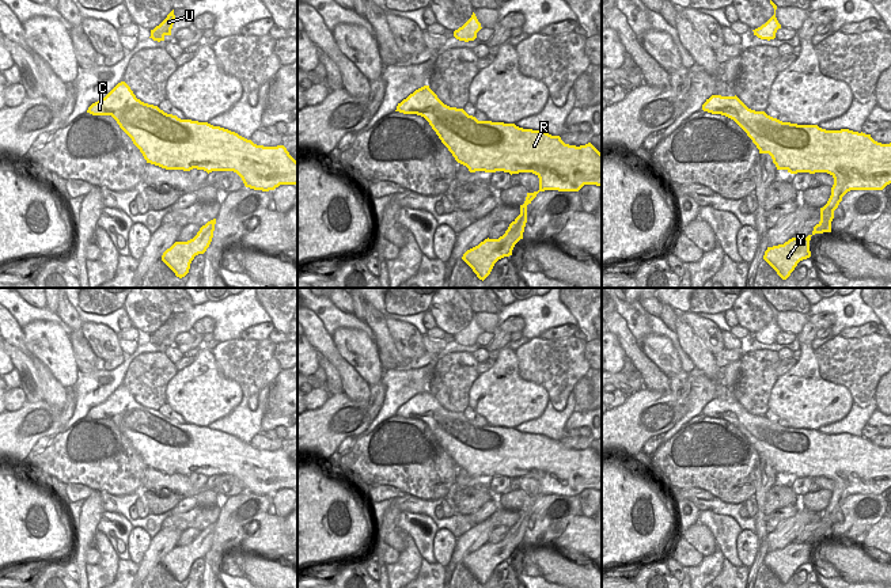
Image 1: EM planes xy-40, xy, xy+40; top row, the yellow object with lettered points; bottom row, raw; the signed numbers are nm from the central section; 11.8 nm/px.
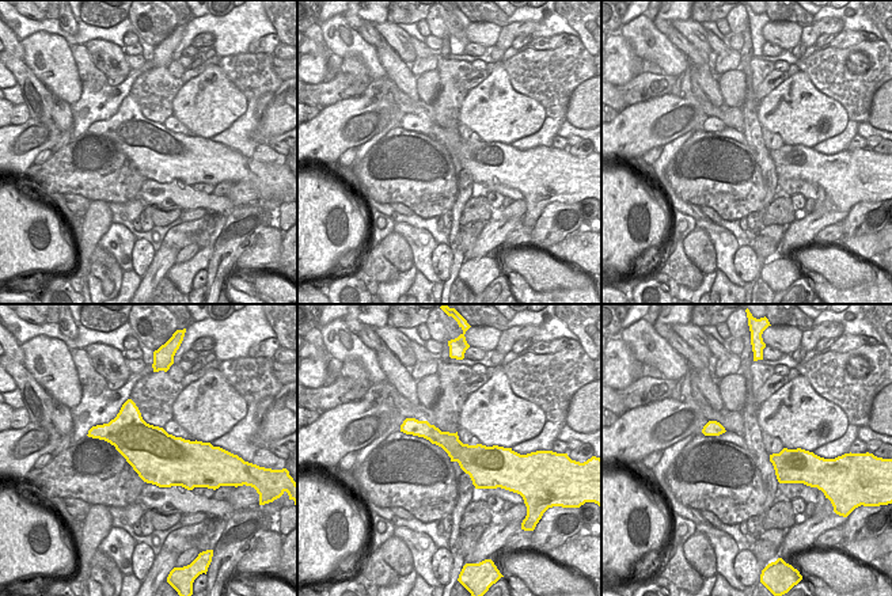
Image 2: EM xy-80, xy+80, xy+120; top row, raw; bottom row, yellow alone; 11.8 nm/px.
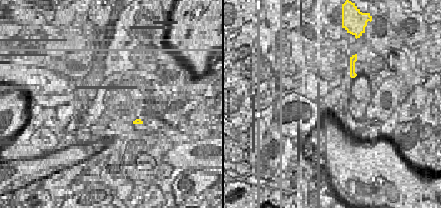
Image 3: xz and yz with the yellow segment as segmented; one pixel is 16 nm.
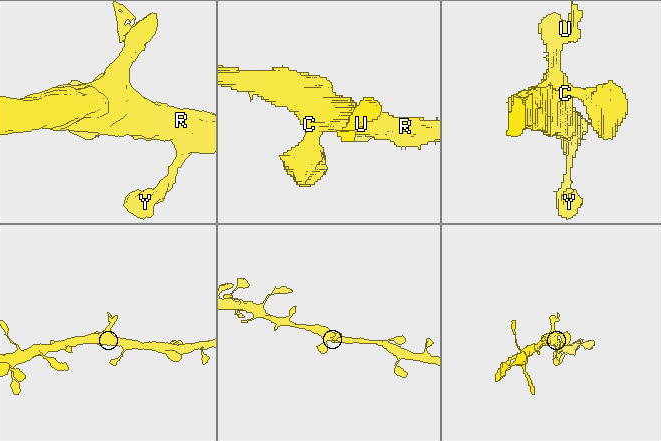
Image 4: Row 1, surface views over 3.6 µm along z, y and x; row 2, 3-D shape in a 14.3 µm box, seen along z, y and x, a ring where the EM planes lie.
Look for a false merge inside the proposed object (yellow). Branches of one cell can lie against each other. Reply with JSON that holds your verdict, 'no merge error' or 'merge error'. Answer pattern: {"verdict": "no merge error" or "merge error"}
{"verdict": "no merge error"}

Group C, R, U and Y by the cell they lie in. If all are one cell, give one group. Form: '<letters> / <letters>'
C R U Y

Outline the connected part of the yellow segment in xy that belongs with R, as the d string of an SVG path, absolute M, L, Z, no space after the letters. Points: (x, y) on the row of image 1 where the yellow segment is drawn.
M424 86L410 94L398 103L395 111L424 117L455 160L466 166L470 172L504 171L511 175L532 172L539 178L539 190L527 193L524 204L520 205L520 215L509 224L505 234L498 239L488 238L463 254L462 259L482 281L490 274L498 259L512 255L515 244L523 239L527 223L527 205L531 204L539 191L579 191L584 185L602 187L602 153L591 143L576 147L565 144L560 136L551 136L543 130L523 129L515 124L478 121L463 109L444 105L429 86Z

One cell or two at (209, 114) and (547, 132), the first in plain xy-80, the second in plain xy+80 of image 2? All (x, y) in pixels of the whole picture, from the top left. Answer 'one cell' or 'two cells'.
two cells

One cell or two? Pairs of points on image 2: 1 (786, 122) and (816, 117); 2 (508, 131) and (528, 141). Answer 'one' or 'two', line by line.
1: one
2: two

